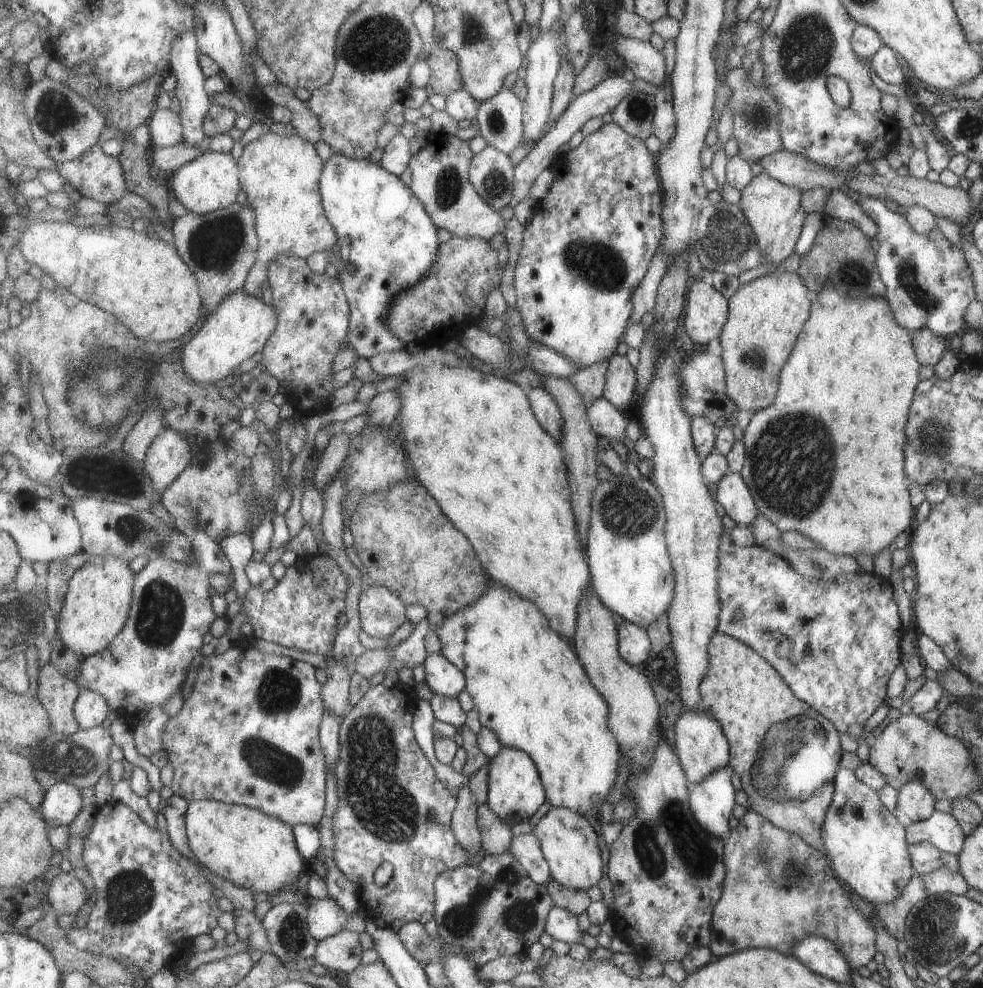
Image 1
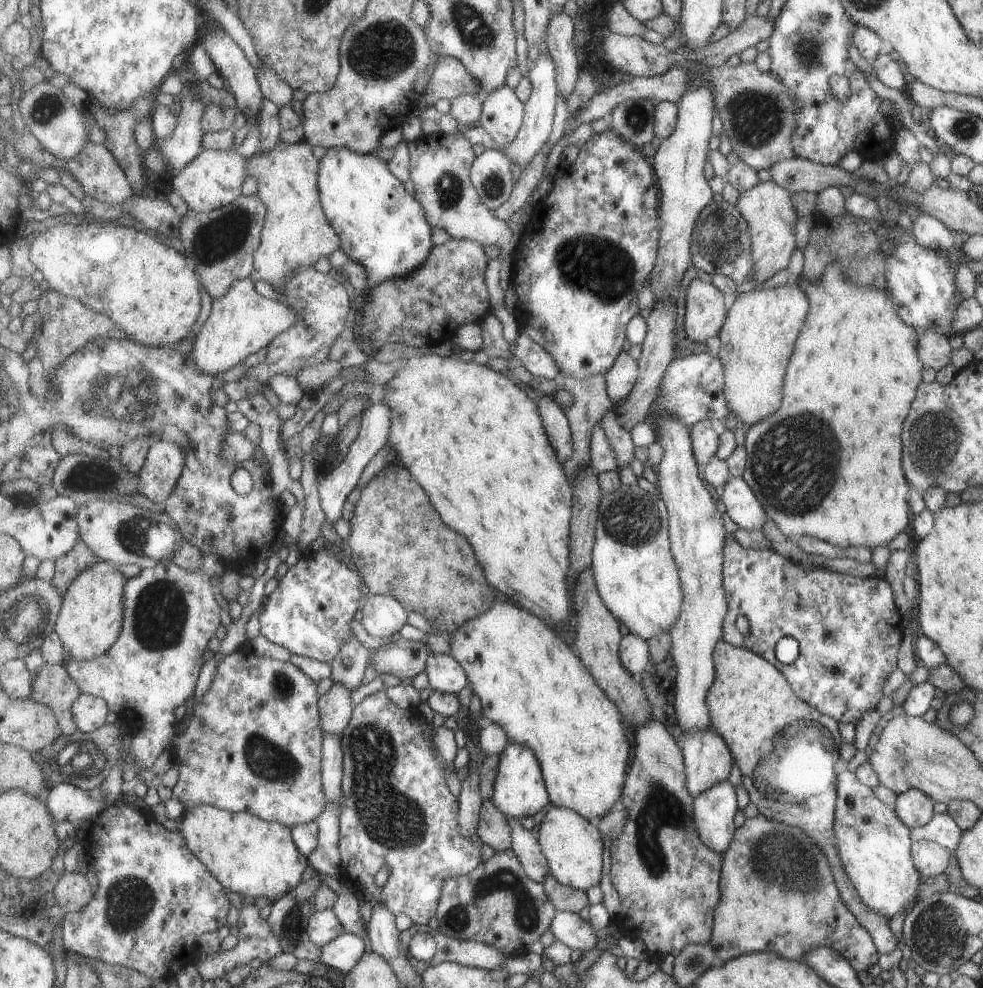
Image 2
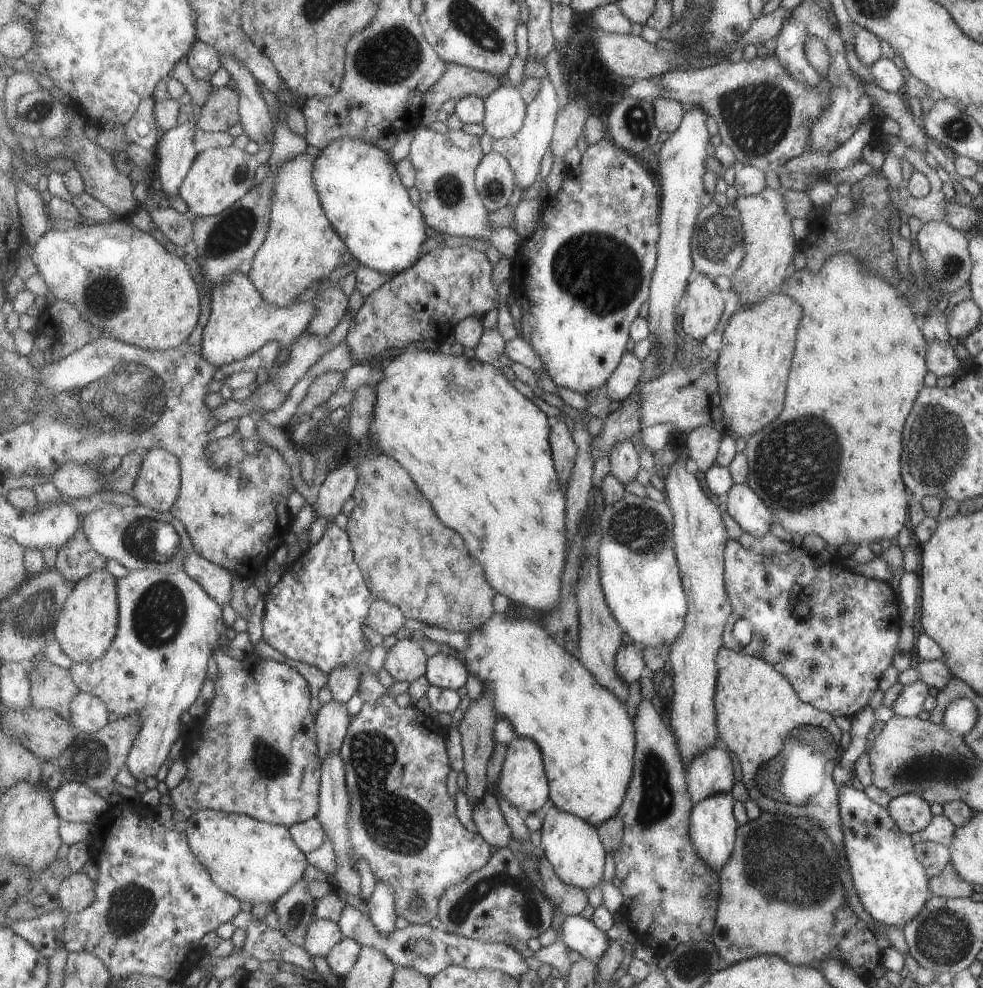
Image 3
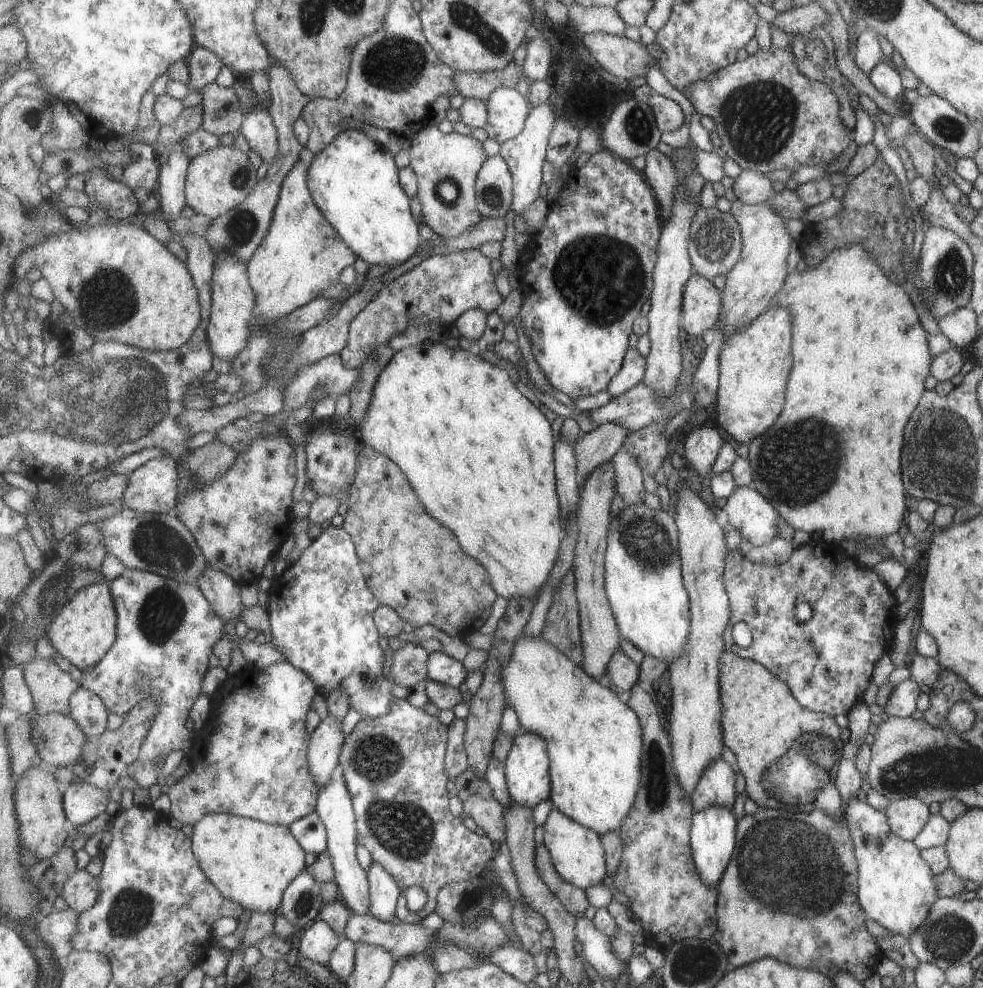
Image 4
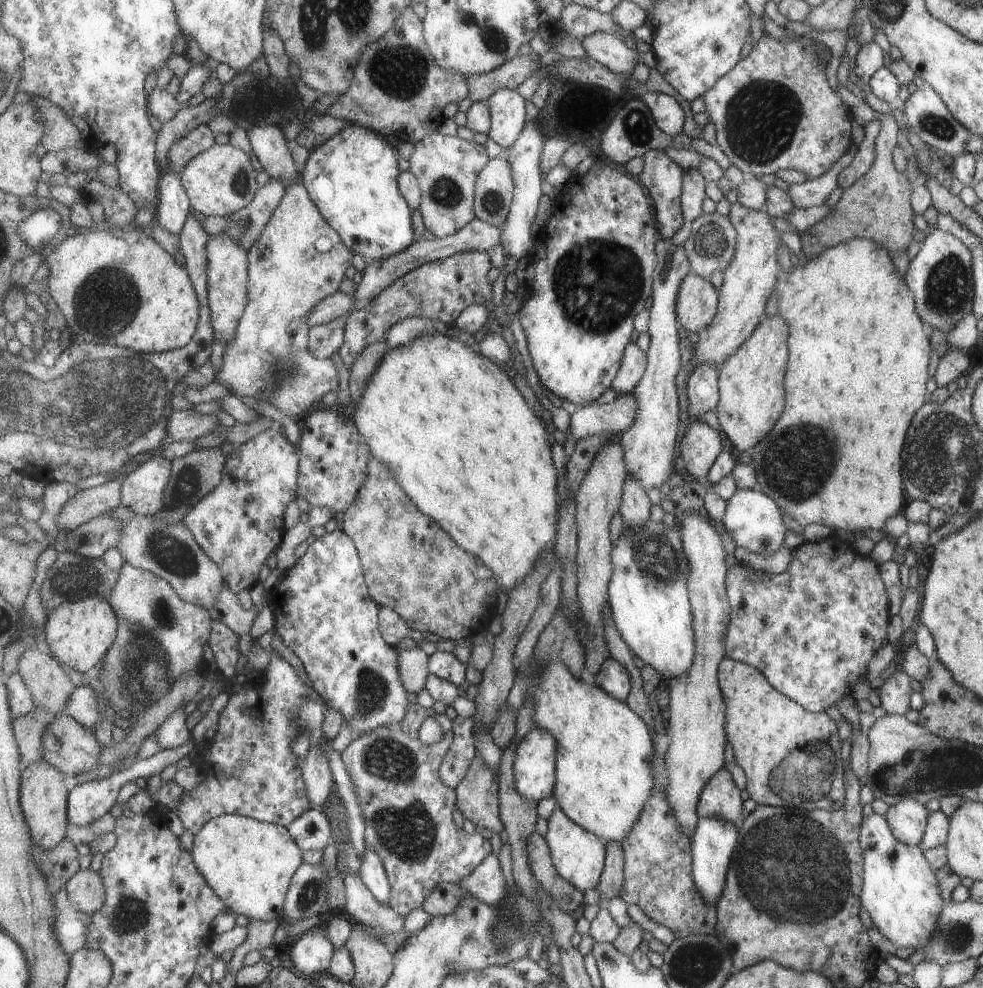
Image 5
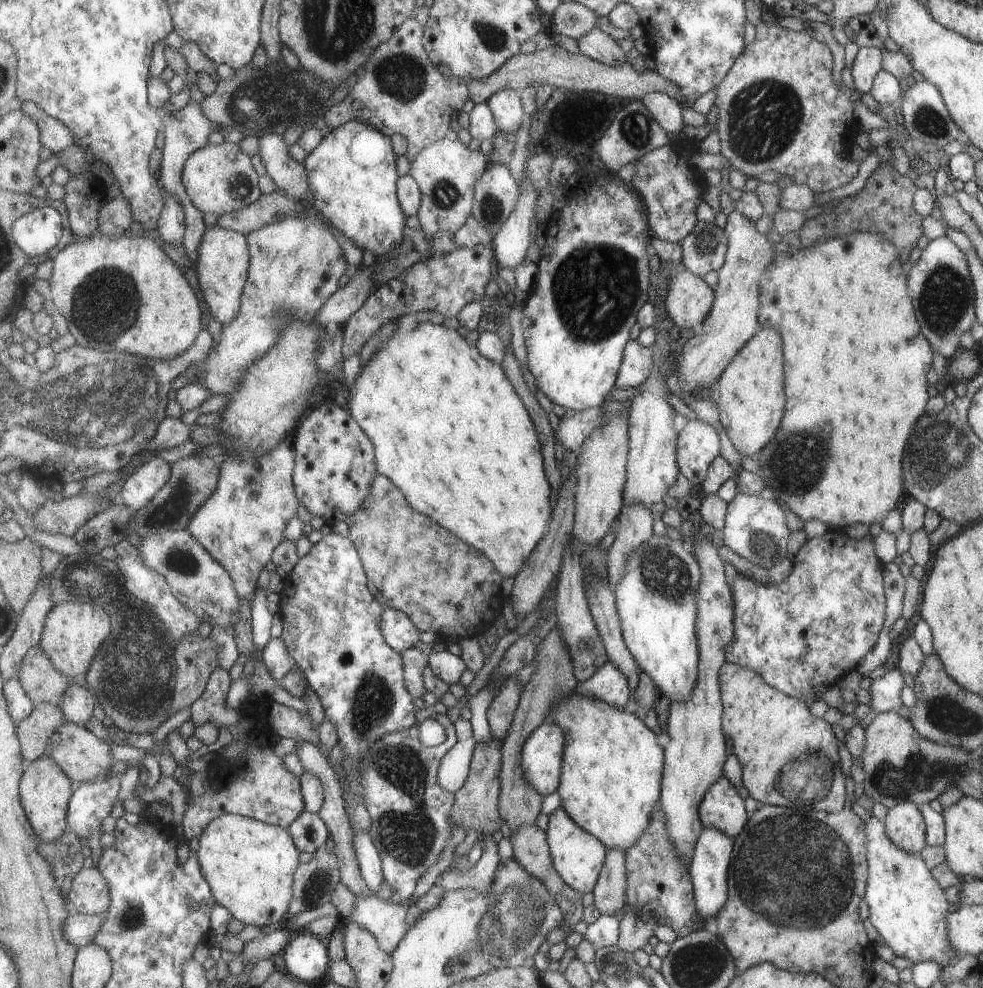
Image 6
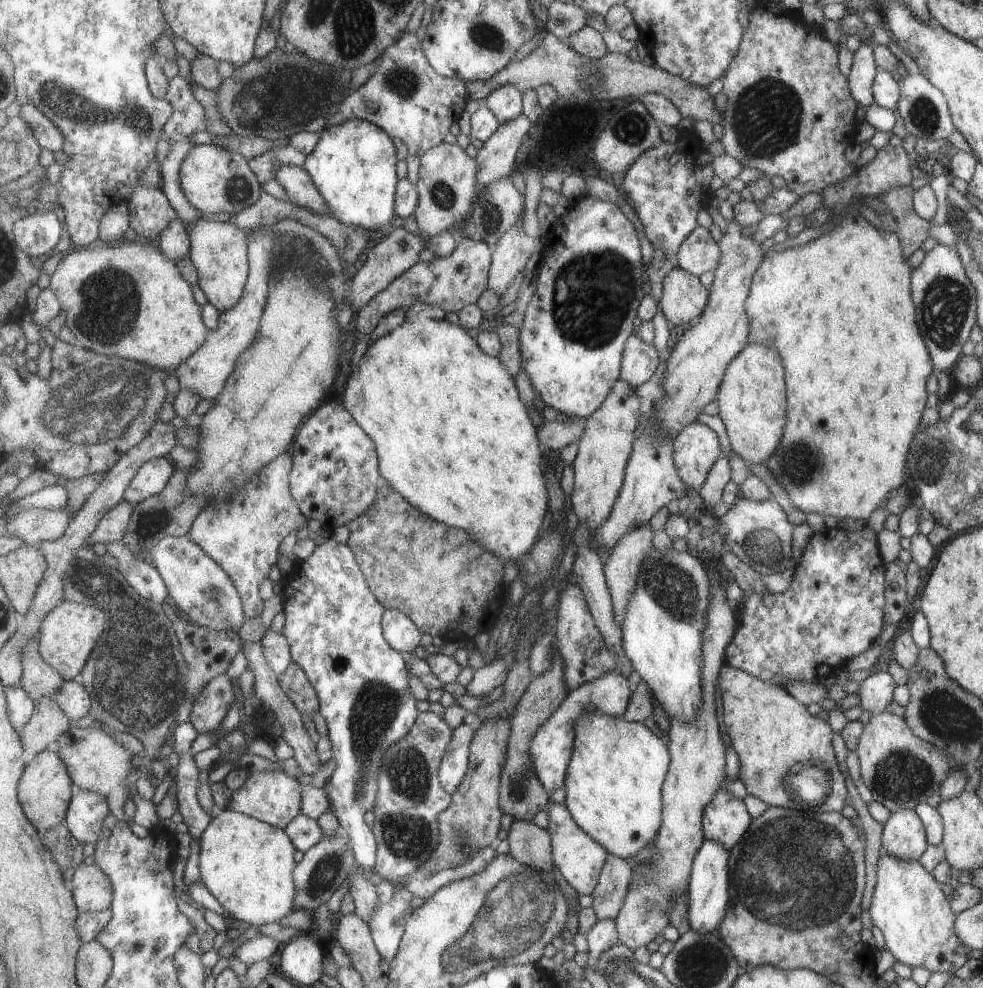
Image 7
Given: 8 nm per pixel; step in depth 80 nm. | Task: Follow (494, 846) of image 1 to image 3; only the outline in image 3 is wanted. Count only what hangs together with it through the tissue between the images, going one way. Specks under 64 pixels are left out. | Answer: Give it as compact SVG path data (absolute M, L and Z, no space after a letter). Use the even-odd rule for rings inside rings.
M487 792L472 808L473 822L485 840L497 848L509 847L514 832L512 826L507 824L499 800L494 794Z

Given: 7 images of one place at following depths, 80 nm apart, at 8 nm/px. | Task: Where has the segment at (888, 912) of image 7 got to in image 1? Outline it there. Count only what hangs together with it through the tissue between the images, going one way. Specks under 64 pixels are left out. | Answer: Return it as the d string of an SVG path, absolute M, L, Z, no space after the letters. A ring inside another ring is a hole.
M846 768L837 770L836 792L832 794L832 801L825 811L824 822L820 829L821 839L834 875L843 880L867 903L875 905L891 903L892 899L901 895L915 874L909 861L909 845L905 830L905 822L896 818L893 812L887 811L880 802L879 794L861 782L854 771Z

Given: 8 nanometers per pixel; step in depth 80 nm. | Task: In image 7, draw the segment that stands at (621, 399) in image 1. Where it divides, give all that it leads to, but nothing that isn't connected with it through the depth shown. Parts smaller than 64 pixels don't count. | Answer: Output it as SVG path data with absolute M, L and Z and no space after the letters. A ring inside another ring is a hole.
M632 334L624 350L620 379L637 387L651 380L659 368L660 353L653 343Z

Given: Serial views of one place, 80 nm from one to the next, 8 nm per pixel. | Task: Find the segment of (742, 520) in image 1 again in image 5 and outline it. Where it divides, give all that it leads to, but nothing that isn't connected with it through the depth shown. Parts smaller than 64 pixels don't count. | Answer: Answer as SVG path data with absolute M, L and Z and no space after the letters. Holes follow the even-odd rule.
M739 489L728 501L728 509L722 522L737 547L767 556L783 545L786 527L781 521L781 514L782 510L770 496L757 489Z

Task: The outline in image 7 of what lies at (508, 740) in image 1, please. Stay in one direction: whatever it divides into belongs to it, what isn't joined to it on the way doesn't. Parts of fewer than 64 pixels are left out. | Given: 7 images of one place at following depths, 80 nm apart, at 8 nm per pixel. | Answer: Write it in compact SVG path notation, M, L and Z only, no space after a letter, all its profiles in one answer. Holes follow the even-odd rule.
M586 713L576 722L576 744L563 788L565 804L579 826L610 853L630 860L649 846L662 827L662 790L669 774L672 756L664 736L655 736L643 723L630 723L624 716Z

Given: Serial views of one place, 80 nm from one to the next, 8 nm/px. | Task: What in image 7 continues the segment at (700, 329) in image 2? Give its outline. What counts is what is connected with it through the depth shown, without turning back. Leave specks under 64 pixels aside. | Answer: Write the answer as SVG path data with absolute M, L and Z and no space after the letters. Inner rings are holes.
M676 266L663 281L663 294L660 308L670 325L697 322L707 310L710 290L701 282L701 278Z

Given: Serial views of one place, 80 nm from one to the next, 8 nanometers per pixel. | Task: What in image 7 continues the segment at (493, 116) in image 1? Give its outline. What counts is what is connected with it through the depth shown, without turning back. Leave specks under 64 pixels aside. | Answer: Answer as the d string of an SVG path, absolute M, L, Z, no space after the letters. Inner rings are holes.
M504 84L495 89L484 101L502 122L511 121L512 118L524 112L524 95L518 86Z

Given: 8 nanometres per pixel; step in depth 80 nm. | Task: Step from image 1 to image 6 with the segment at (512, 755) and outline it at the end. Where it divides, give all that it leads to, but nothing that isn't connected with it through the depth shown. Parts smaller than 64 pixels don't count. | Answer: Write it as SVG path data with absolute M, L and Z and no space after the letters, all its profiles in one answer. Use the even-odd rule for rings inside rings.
M551 719L546 720L539 728L536 728L525 743L522 765L526 779L528 784L533 785L536 791L544 797L560 788L565 749L566 732Z

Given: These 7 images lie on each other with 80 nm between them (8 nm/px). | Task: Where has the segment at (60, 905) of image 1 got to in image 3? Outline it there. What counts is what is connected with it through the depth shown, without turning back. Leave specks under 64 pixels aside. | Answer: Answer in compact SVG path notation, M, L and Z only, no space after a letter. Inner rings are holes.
M85 872L71 874L61 882L59 899L63 910L79 913L93 905L96 898L97 882Z

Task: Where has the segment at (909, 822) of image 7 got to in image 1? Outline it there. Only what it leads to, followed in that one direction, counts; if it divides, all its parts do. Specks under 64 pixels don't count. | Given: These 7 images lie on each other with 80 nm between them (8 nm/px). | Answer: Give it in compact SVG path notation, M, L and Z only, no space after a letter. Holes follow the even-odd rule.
M914 779L898 791L894 814L905 823L923 821L934 812L933 804L935 796L920 782L920 779Z

